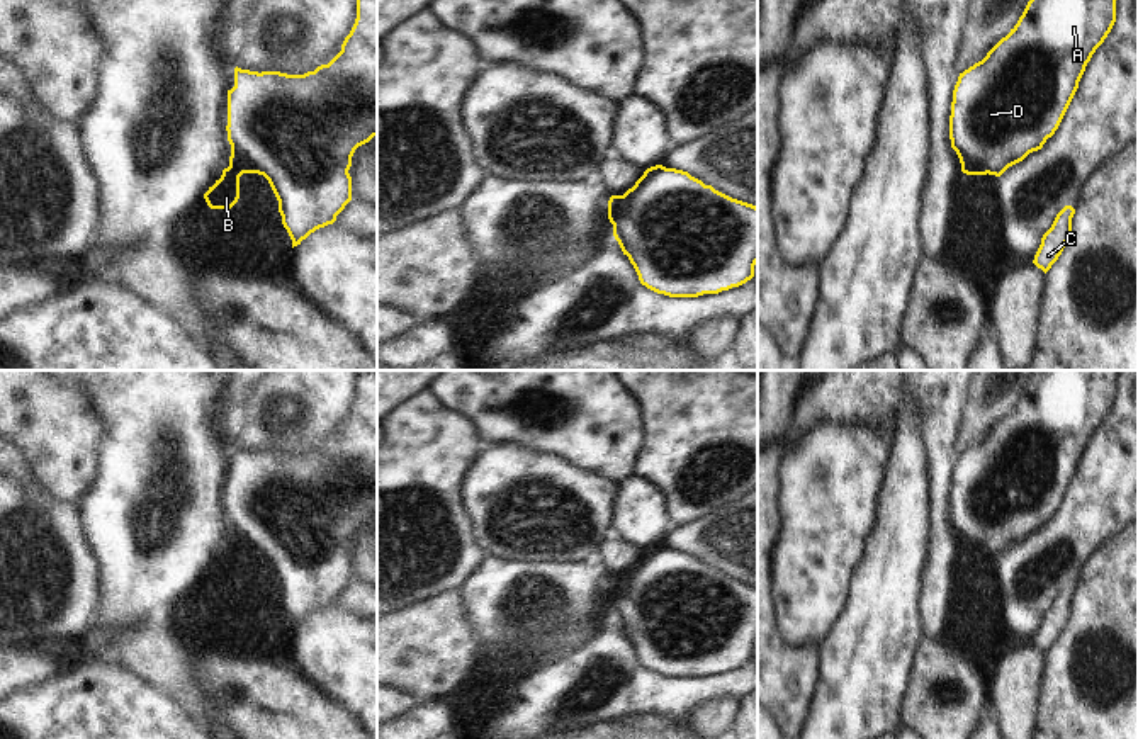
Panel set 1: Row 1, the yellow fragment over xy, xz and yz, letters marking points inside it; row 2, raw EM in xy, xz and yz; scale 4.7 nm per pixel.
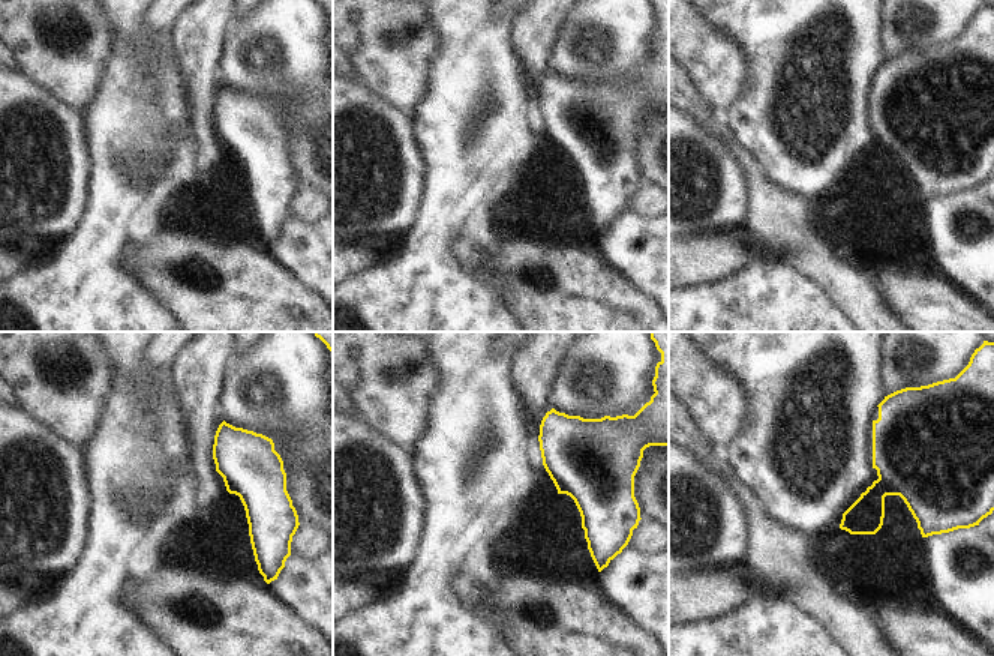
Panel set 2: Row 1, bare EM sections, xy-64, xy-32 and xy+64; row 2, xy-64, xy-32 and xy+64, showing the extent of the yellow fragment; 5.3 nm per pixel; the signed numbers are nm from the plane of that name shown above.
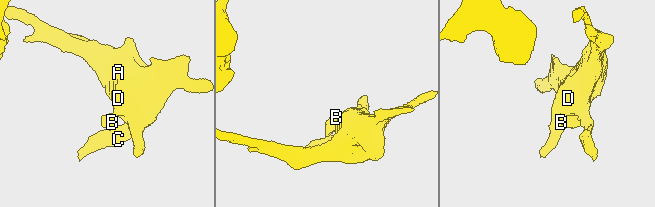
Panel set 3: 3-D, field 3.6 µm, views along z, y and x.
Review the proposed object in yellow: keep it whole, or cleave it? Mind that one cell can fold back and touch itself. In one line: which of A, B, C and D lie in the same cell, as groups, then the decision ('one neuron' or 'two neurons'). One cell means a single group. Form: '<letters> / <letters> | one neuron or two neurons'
A C D / B | two neurons

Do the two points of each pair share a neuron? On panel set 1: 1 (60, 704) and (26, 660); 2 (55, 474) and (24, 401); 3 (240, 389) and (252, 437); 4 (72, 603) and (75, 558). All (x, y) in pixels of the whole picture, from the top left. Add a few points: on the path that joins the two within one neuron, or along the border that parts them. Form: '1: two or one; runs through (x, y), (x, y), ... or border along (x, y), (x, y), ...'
1: two; border along (60, 671), (17, 692)
2: one; runs through (55, 456), (55, 432), (43, 420)
3: two; border along (253, 388), (245, 405), (235, 444)
4: one; runs through (72, 592), (73, 569)

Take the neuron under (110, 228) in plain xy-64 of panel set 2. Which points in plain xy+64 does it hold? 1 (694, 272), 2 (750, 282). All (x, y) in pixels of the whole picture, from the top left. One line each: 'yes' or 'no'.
1: no
2: yes

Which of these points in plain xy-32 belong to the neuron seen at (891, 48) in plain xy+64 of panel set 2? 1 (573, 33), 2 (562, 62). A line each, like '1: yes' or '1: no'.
1: yes
2: yes

